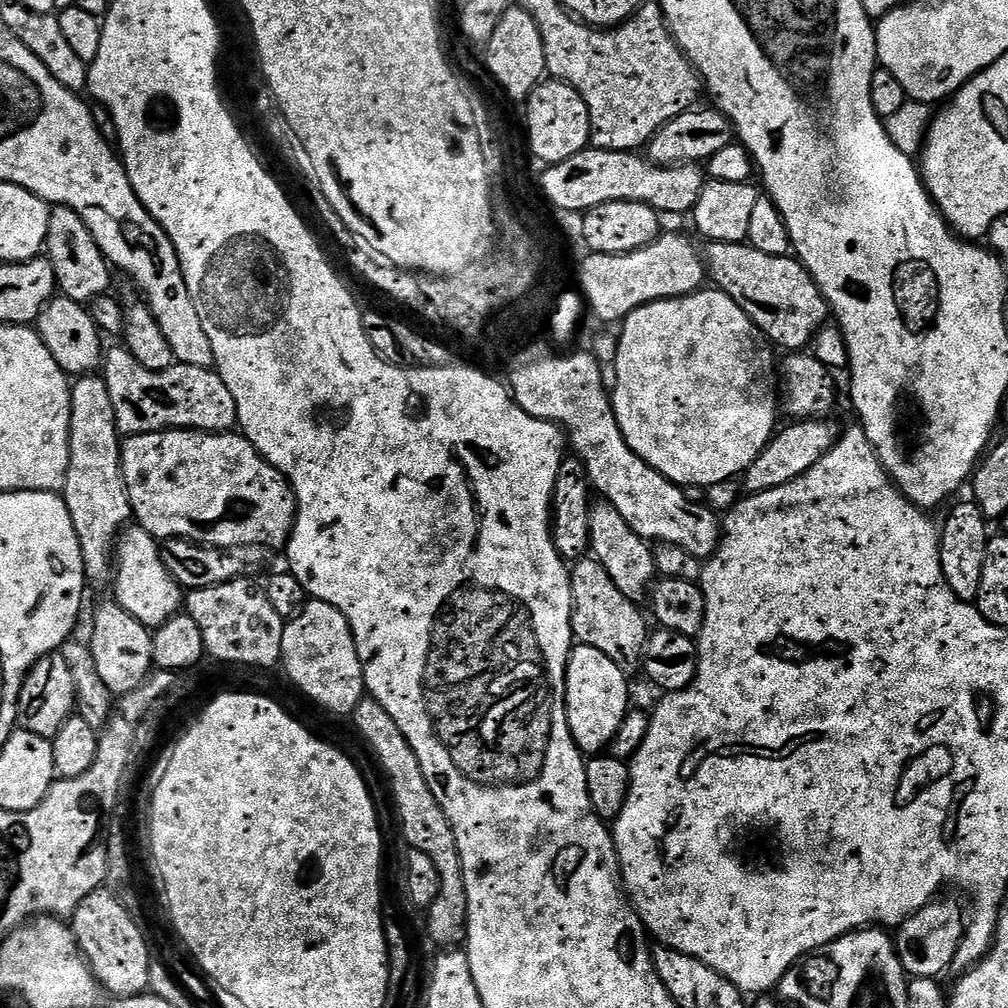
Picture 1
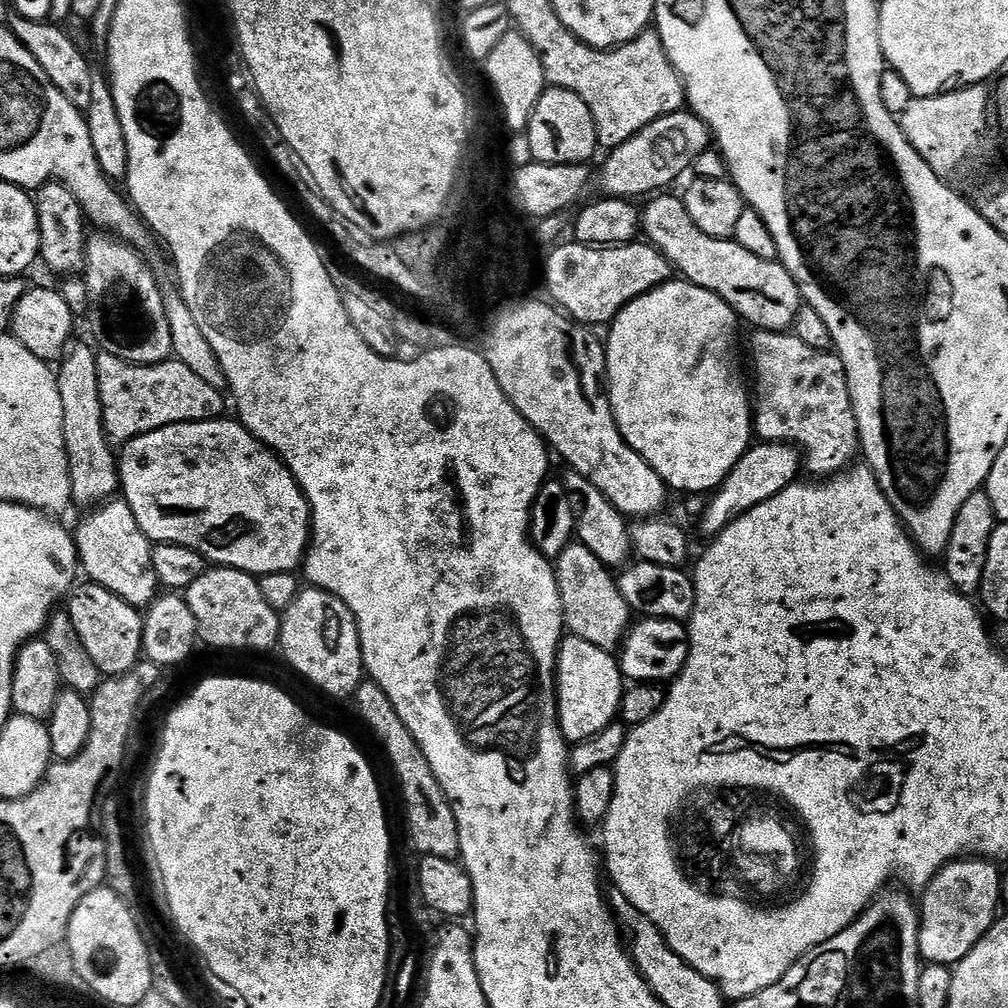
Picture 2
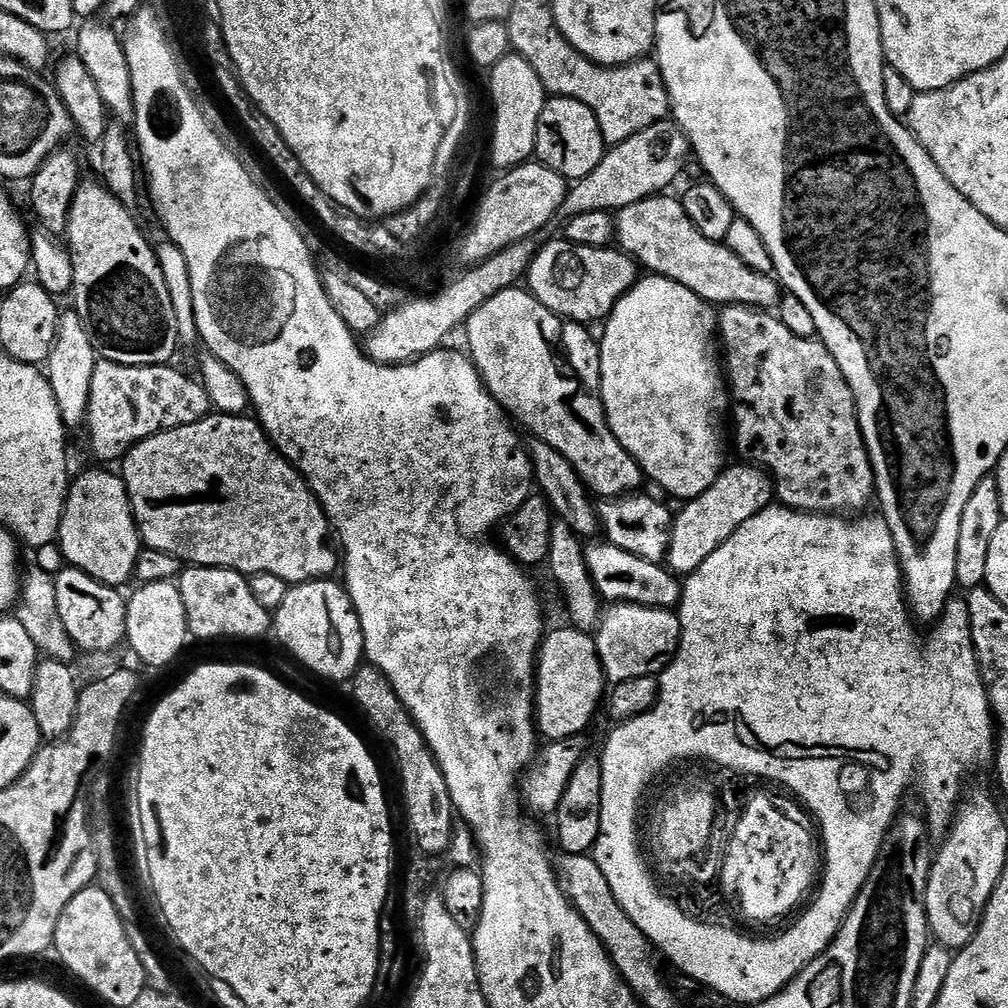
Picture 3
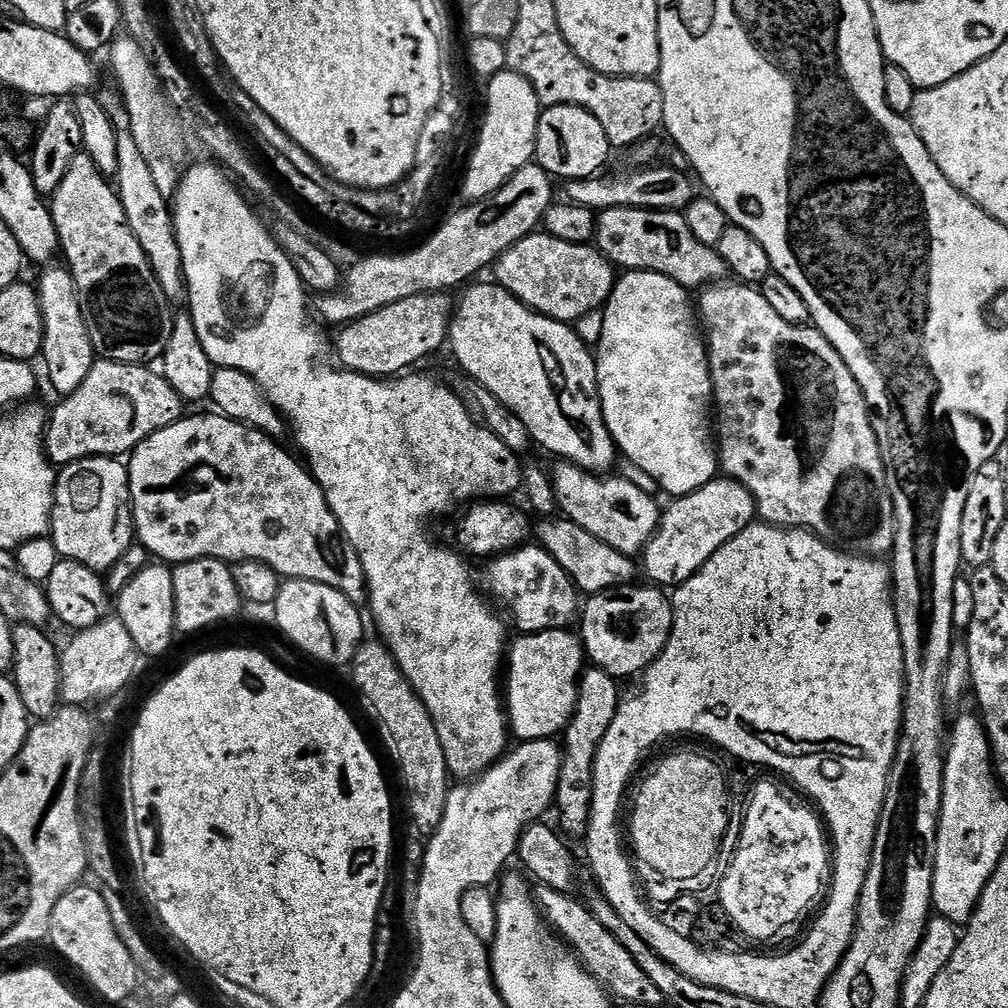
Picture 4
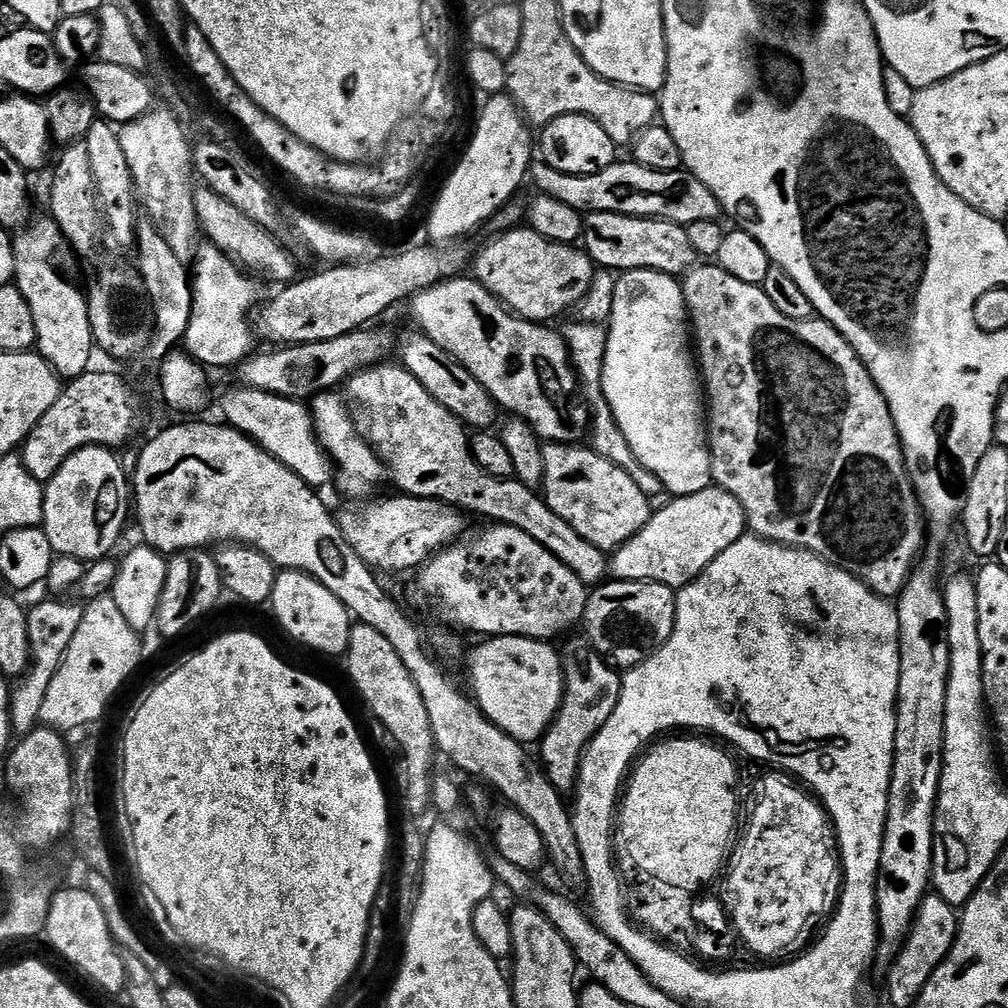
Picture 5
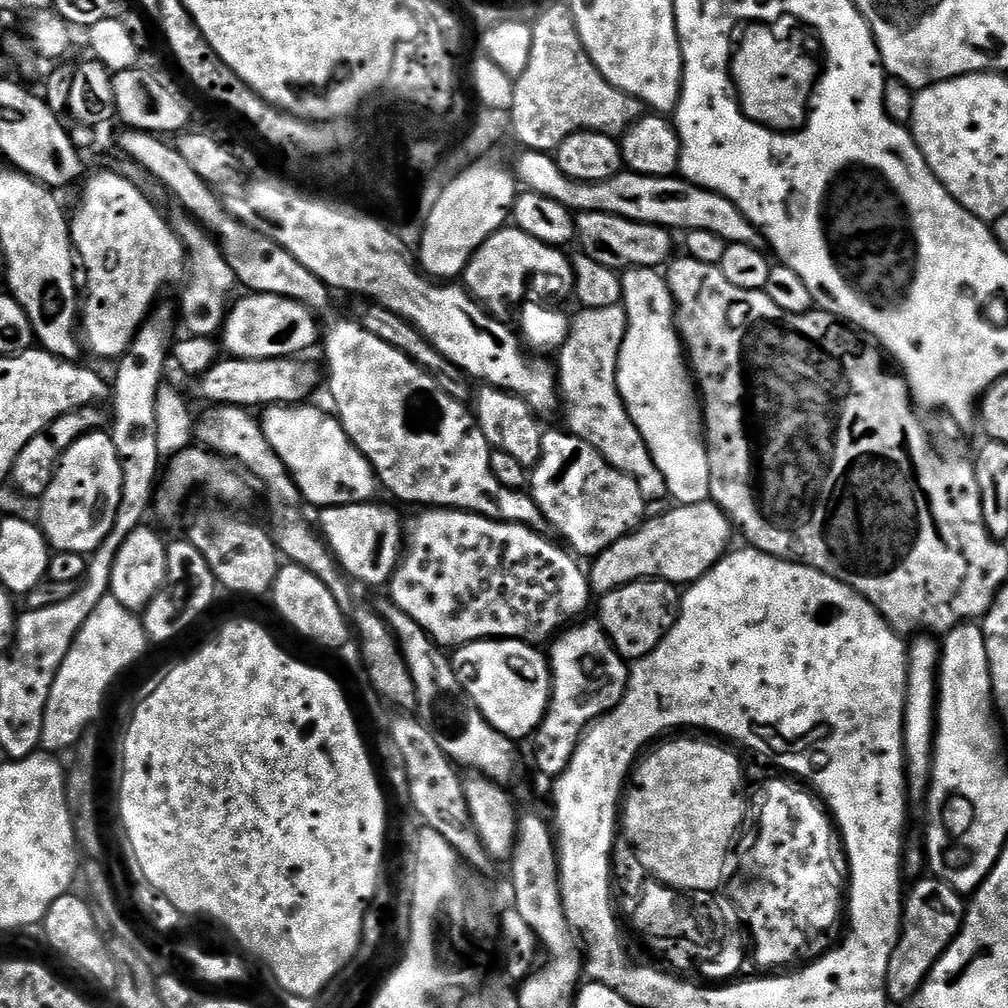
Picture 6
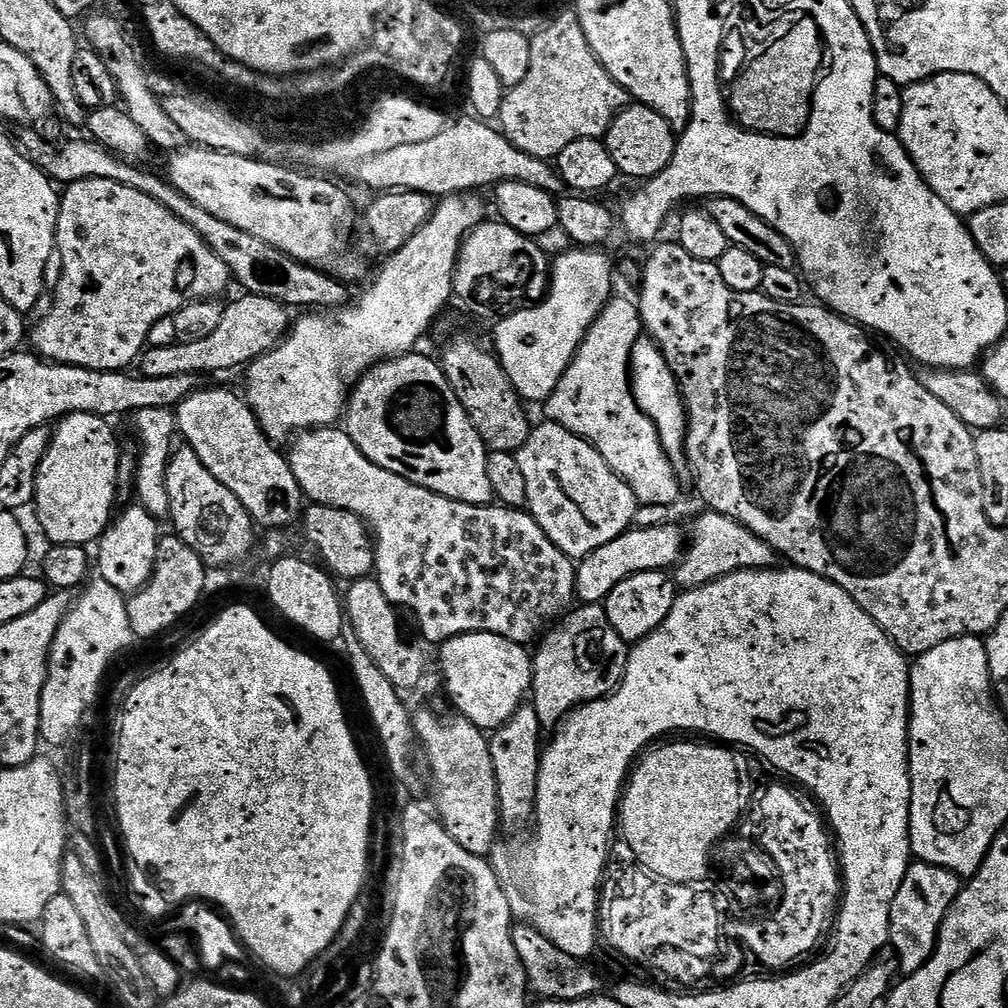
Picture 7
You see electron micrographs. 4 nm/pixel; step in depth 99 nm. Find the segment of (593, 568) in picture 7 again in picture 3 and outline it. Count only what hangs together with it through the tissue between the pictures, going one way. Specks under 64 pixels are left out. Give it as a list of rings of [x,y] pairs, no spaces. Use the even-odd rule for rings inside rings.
[[[739,462],[725,467],[719,478],[712,483],[710,490],[687,501],[681,512],[675,513],[672,521],[672,537],[668,547],[666,564],[671,571],[681,578],[688,577],[722,542],[726,542],[742,526],[742,522],[750,522],[754,514],[767,508],[774,500],[772,477],[763,468],[751,462]]]

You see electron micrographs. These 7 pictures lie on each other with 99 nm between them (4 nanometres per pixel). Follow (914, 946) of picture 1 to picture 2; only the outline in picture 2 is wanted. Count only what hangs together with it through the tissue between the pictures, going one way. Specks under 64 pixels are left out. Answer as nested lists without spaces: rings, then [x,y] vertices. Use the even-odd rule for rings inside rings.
[[[961,858],[940,869],[940,873],[923,889],[924,901],[919,901],[920,929],[918,930],[918,946],[921,961],[928,964],[959,964],[970,950],[974,950],[976,943],[983,938],[996,921],[1001,911],[1000,905],[1000,872],[995,863],[987,858]]]

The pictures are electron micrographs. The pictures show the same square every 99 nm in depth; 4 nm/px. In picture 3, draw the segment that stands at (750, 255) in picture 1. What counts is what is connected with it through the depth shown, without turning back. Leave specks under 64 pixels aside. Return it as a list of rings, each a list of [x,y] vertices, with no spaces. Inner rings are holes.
[[[672,194],[647,196],[634,206],[626,206],[615,213],[615,243],[619,251],[632,257],[641,269],[654,276],[665,276],[686,290],[694,290],[698,298],[713,306],[745,304],[751,308],[772,310],[780,303],[782,288],[767,272],[755,272],[728,249],[727,244],[706,238],[686,214],[683,203]]]

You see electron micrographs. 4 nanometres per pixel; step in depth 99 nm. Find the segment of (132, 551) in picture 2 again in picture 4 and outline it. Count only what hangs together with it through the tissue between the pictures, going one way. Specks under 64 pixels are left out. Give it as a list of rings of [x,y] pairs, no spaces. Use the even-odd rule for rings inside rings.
[[[91,456],[85,460],[76,460],[73,464],[63,465],[59,469],[56,477],[56,497],[54,498],[54,506],[52,507],[50,539],[56,548],[57,557],[73,560],[82,566],[93,568],[94,571],[101,574],[107,573],[108,569],[114,566],[114,562],[118,562],[118,558],[122,558],[122,554],[126,554],[126,550],[134,543],[134,521],[132,519],[132,495],[130,494],[130,486],[128,485],[128,465],[123,459],[110,456]]]

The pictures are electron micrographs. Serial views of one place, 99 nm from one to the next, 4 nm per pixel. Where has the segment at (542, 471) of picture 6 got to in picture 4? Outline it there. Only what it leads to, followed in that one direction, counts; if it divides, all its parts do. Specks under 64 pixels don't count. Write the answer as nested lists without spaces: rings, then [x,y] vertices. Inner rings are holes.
[[[560,462],[557,465],[556,469],[551,469],[550,475],[556,491],[559,511],[567,519],[573,520],[578,526],[582,526],[582,530],[594,534],[594,538],[602,538],[602,542],[606,542],[606,546],[614,546],[614,550],[618,550],[627,556],[639,557],[647,544],[652,541],[656,529],[660,527],[662,508],[661,505],[655,504],[657,501],[653,496],[643,493],[642,490],[634,486],[634,482],[624,479],[619,474],[587,472],[586,469],[567,462]]]

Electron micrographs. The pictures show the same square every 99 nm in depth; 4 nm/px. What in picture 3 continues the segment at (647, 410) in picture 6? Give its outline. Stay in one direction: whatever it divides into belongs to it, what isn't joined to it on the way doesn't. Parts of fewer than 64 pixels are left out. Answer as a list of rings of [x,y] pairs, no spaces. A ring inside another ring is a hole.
[[[651,274],[645,275],[644,277],[637,279],[636,285],[629,290],[622,299],[620,299],[614,306],[614,310],[606,318],[605,330],[606,336],[602,338],[598,343],[600,346],[600,397],[604,399],[604,413],[608,415],[608,425],[612,433],[618,438],[618,442],[622,442],[622,446],[629,452],[629,454],[640,463],[640,471],[649,481],[658,483],[659,486],[665,488],[667,495],[674,498],[677,496],[680,502],[687,502],[694,499],[695,496],[700,496],[706,490],[710,490],[710,486],[719,478],[720,473],[724,471],[726,467],[726,461],[724,461],[724,420],[726,424],[726,413],[730,408],[730,392],[726,387],[726,376],[722,371],[722,356],[718,351],[718,312],[713,305],[709,304],[708,301],[698,298],[698,294],[694,294],[694,290],[686,290],[686,286],[682,286],[678,282],[674,282],[670,278],[665,276],[654,276]]]

